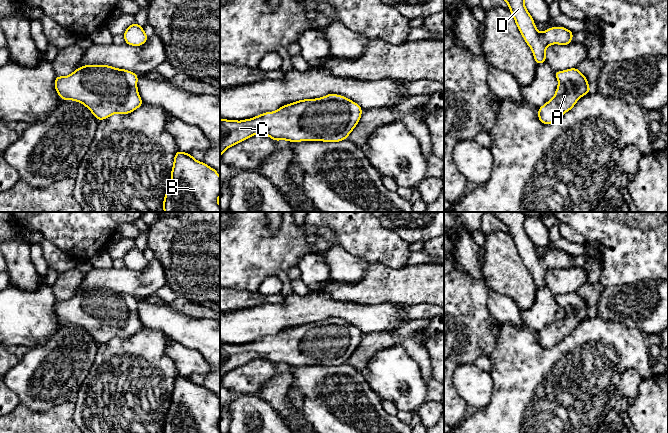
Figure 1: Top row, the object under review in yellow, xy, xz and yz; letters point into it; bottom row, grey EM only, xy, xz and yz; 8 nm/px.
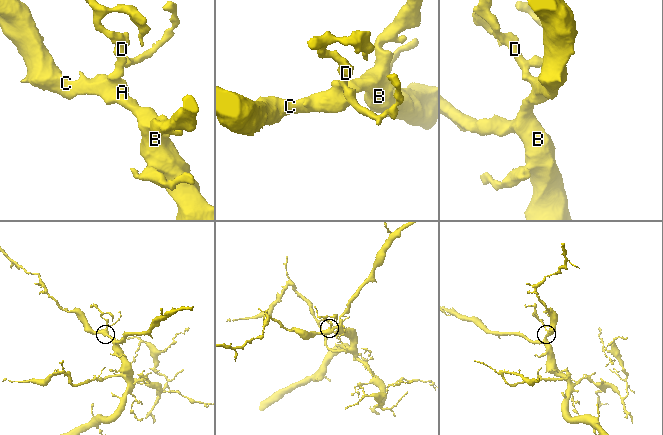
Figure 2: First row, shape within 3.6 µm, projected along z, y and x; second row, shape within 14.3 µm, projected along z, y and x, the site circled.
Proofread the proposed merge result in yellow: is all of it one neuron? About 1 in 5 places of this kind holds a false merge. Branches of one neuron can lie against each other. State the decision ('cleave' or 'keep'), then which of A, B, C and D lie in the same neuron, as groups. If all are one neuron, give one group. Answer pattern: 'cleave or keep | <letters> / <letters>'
keep | A B C D

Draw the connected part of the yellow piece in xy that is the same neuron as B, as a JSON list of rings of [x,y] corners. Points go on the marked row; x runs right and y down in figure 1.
[[[178,150],[163,202],[164,212],[220,212],[219,196],[217,170]]]

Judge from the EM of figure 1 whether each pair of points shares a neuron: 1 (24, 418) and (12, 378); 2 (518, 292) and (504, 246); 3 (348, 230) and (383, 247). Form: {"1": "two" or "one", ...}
{"1": "two", "2": "one", "3": "one"}

